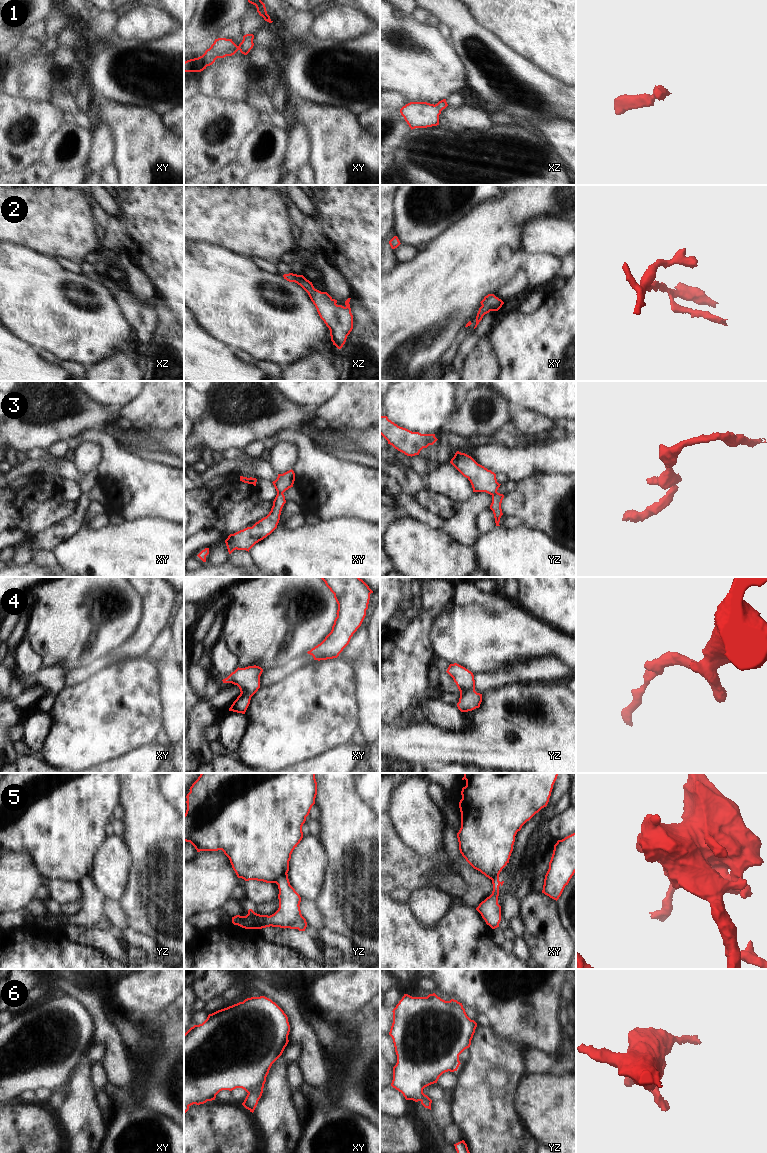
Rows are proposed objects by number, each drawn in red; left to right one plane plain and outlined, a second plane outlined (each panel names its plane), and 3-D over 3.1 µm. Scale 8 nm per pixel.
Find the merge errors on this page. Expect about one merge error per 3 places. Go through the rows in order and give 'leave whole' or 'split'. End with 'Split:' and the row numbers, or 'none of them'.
1: leave whole
2: leave whole
3: split
4: leave whole
5: split
6: leave whole
Split: 3, 5

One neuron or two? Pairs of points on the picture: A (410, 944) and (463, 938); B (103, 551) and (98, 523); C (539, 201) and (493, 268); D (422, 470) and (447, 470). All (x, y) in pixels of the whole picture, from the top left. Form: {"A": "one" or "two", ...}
{"A": "one", "B": "two", "C": "one", "D": "two"}

